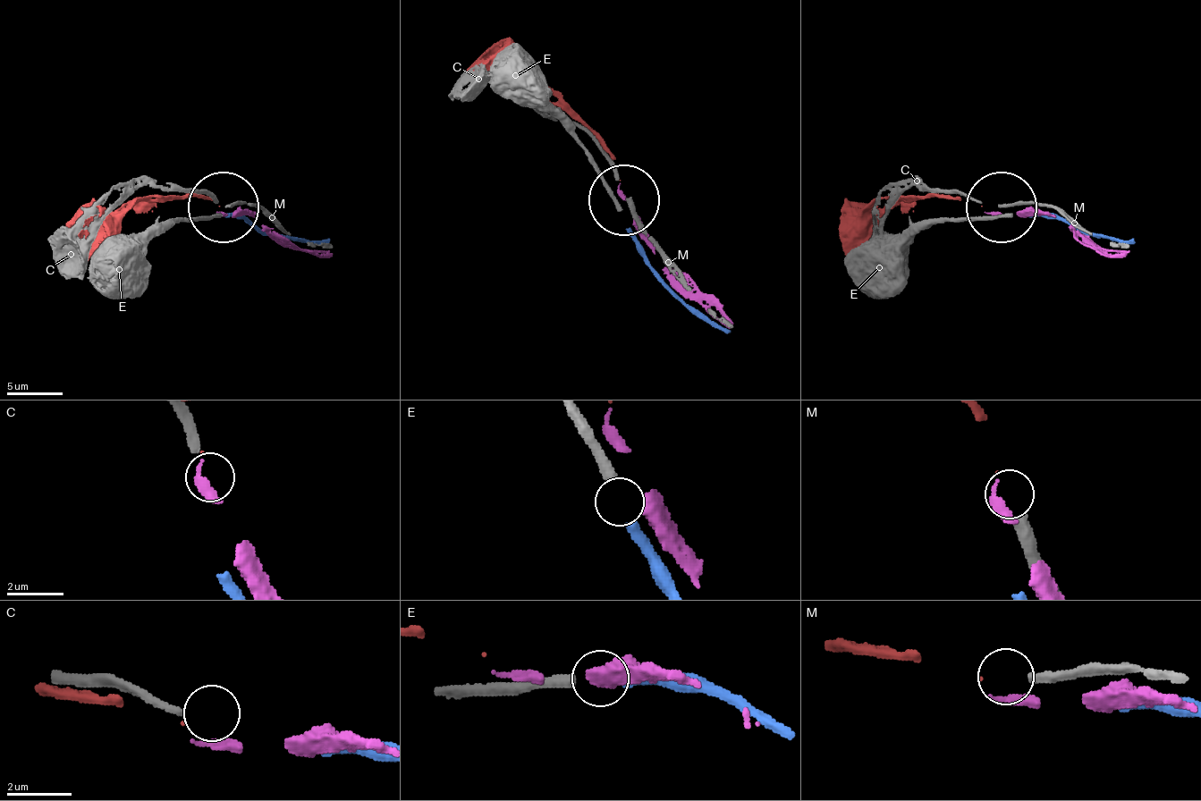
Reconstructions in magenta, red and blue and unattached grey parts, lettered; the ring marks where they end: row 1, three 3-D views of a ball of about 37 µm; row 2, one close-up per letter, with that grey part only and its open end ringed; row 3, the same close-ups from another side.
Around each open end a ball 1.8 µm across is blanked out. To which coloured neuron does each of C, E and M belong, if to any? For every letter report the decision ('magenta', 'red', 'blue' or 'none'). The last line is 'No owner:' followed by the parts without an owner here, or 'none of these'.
C: none
E: blue
M: red
No owner: C

